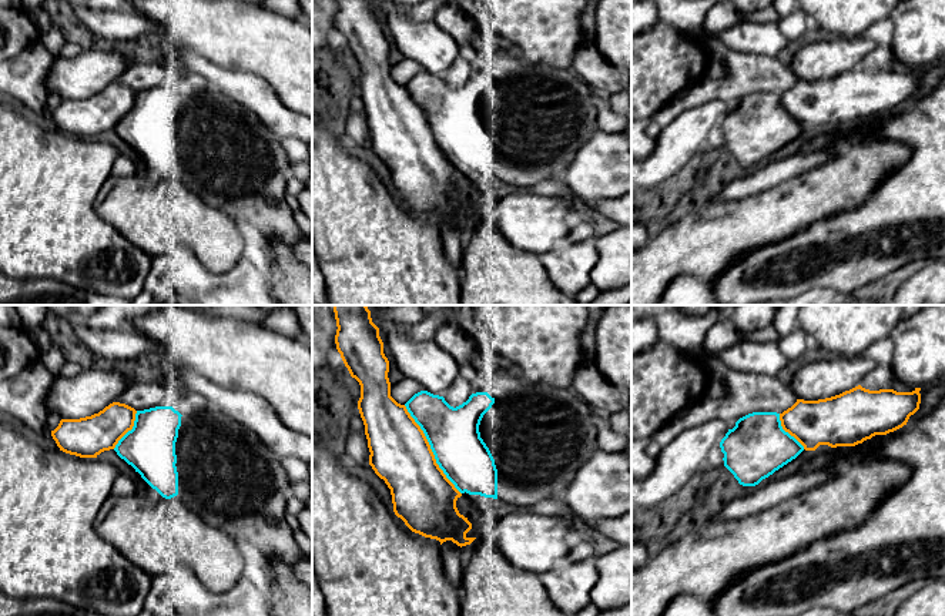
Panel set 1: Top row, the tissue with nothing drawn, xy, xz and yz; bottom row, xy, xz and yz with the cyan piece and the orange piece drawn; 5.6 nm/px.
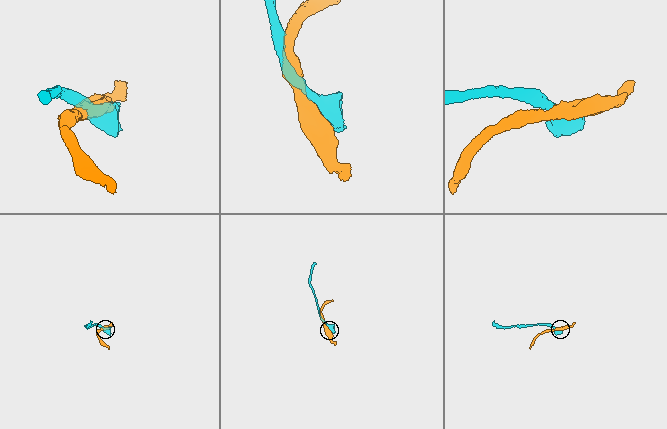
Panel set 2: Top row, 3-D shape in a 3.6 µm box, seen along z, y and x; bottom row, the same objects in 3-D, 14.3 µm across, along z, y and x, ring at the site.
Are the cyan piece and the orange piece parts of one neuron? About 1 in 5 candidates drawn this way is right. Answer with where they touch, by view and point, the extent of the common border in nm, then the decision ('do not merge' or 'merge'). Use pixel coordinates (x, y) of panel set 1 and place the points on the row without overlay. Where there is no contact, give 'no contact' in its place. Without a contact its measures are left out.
contact xz (431, 129); length 600 nm; do not merge

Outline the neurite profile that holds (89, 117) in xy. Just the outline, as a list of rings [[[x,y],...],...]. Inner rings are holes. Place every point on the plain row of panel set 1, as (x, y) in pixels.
[[[113,83],[98,94],[80,100],[61,100],[51,111],[60,131],[80,138],[97,138],[114,130],[133,110],[137,91],[125,84]]]

